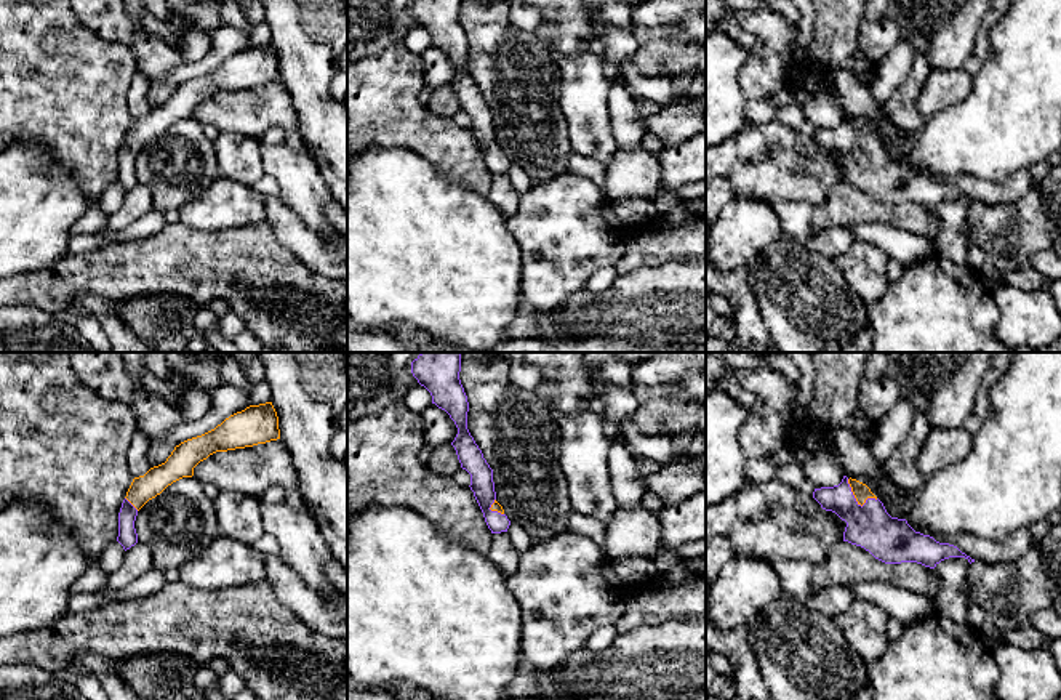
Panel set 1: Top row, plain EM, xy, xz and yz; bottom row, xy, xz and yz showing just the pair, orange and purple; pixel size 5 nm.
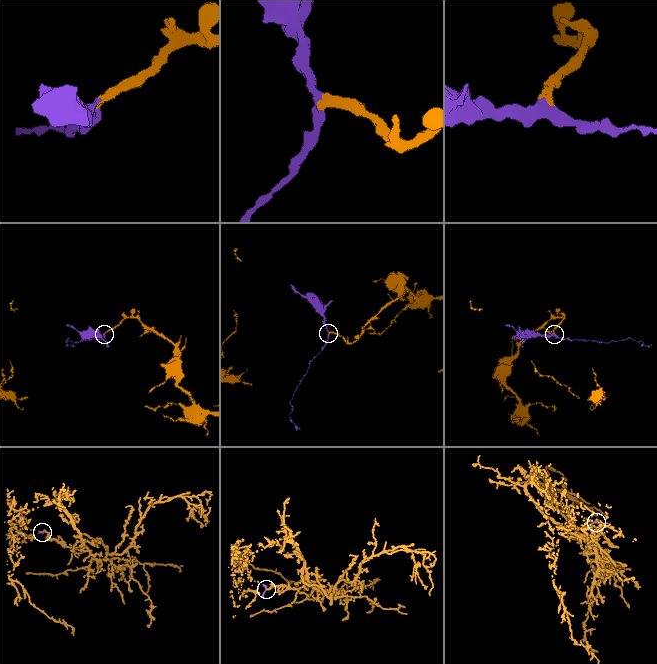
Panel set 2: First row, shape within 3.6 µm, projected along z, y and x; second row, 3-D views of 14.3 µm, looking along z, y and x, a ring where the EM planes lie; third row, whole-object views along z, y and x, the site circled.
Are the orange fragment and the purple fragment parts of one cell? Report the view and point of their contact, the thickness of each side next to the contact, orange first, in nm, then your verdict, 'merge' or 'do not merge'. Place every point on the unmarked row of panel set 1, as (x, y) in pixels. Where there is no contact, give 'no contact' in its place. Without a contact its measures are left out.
yz (856, 141) | 90/220 nm | merge

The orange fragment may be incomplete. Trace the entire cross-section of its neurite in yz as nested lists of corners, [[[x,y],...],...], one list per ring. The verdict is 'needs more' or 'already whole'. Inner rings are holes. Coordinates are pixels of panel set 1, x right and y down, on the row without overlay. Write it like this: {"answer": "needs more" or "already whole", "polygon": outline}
{"answer": "needs more", "polygon": [[[843,117],[839,127],[815,130],[813,139],[847,163],[843,183],[864,189],[885,205],[917,203],[935,210],[949,199],[975,203],[957,187],[915,173],[906,160],[891,159],[871,130],[856,120]]]}

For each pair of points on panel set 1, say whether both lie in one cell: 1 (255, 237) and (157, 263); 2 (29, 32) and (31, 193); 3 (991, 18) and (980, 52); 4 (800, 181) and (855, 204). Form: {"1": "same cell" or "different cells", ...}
{"1": "same cell", "2": "different cells", "3": "same cell", "4": "different cells"}

